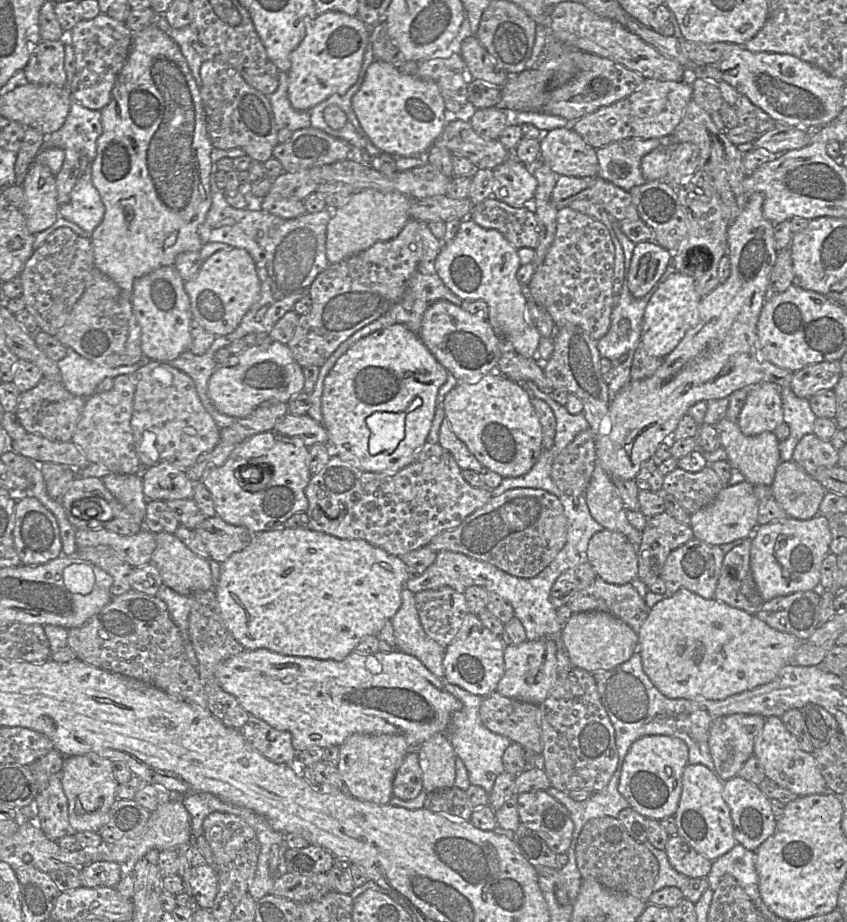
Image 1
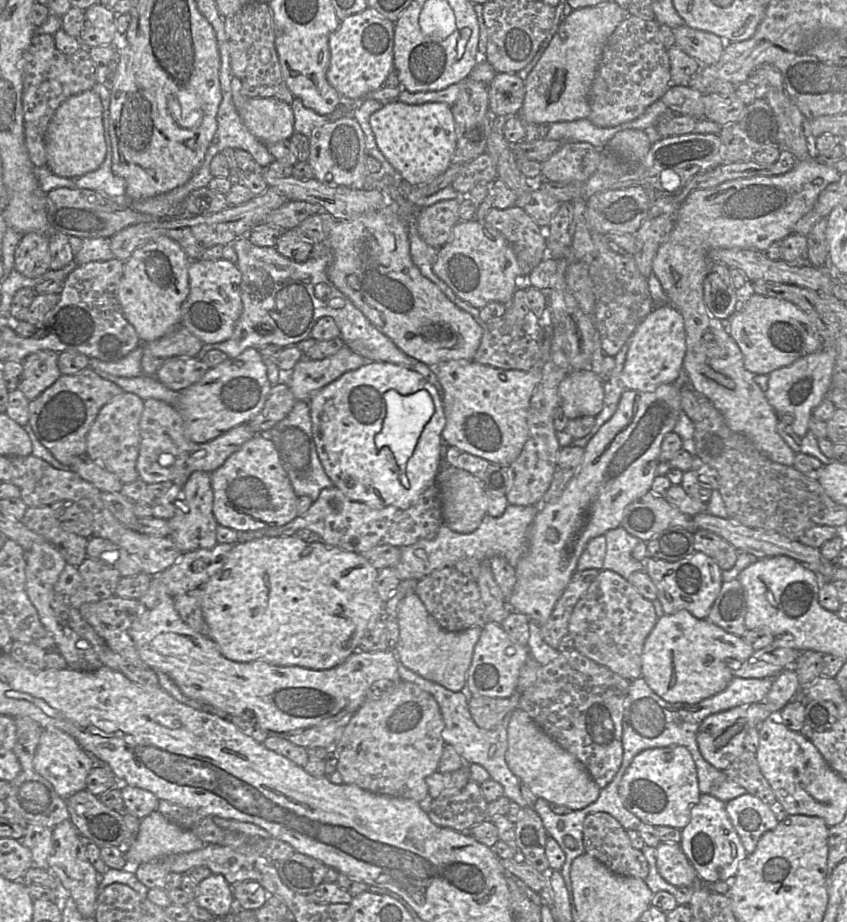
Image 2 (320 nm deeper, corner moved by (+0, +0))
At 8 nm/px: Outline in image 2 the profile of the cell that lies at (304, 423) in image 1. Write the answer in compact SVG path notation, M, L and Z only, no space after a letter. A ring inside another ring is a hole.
M244 423L208 442L192 444L192 451L179 470L179 476L172 483L183 487L190 475L195 471L212 473L255 435L249 424Z

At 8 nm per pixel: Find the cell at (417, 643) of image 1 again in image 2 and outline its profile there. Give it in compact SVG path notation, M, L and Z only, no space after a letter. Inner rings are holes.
M415 593L406 595L400 602L397 622L399 625L399 641L395 654L398 660L411 671L442 685L448 690L453 692L466 691L467 672L483 624L460 632L446 631L430 615Z

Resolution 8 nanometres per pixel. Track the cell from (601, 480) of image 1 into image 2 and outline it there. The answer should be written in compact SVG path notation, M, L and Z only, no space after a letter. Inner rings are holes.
M694 551L692 555L673 563L650 557L642 562L644 570L657 588L657 599L666 615L687 610L697 619L707 618L723 583L722 570L713 558Z

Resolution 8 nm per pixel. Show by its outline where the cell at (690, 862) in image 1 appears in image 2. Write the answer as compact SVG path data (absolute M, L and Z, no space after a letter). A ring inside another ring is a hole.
M661 843L656 847L656 860L660 875L670 884L693 887L700 882L680 843Z

